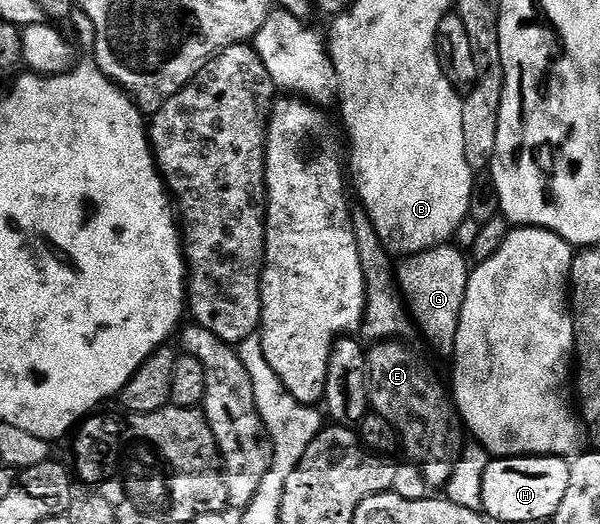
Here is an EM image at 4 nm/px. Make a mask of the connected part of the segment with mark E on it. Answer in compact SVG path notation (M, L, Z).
M388 339L374 342L366 350L366 387L367 400L374 412L385 415L389 423L399 433L402 452L407 452L407 457L417 464L423 465L423 477L431 485L446 486L455 470L455 461L451 452L455 449L455 421L457 425L457 413L453 408L452 398L449 396L449 389L435 378L435 373L410 349L403 345L402 340Z

